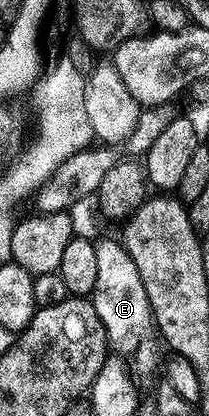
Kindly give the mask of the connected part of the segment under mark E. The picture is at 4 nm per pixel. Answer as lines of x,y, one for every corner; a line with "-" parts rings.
111,238
98,239
95,242
97,248
97,284
95,291
89,295
91,306
97,312
105,333
107,333
108,347
116,355
135,354
135,366
141,373
147,374
155,366
155,342
153,333
153,319
151,317
151,305
149,296
145,296
145,284
141,284
141,276
137,273
137,266
133,264
133,258
124,249
122,241

